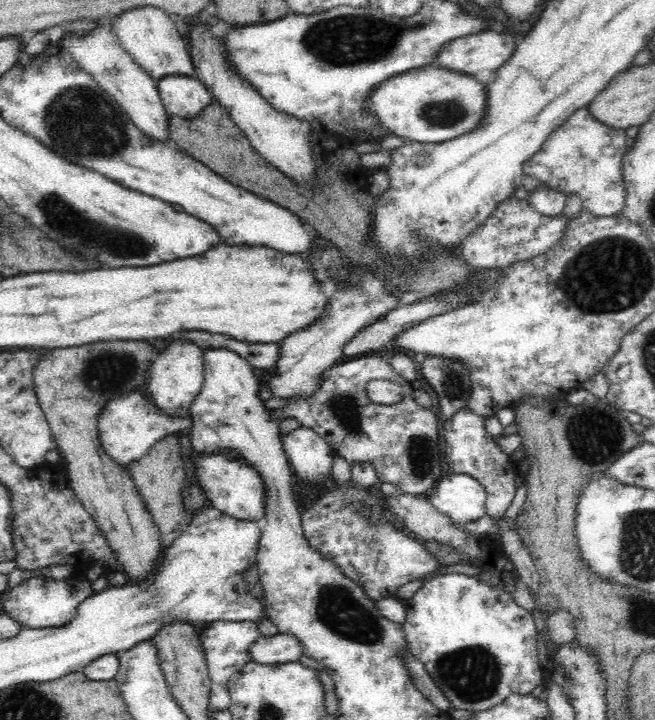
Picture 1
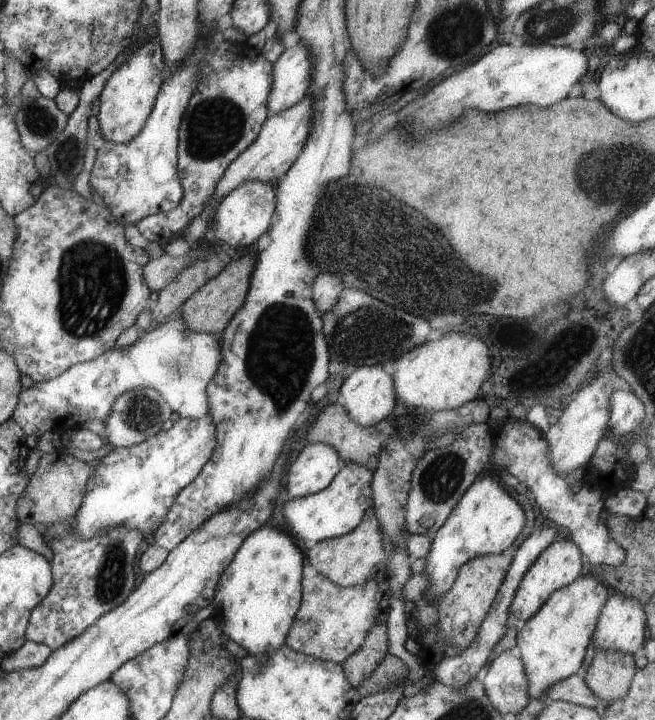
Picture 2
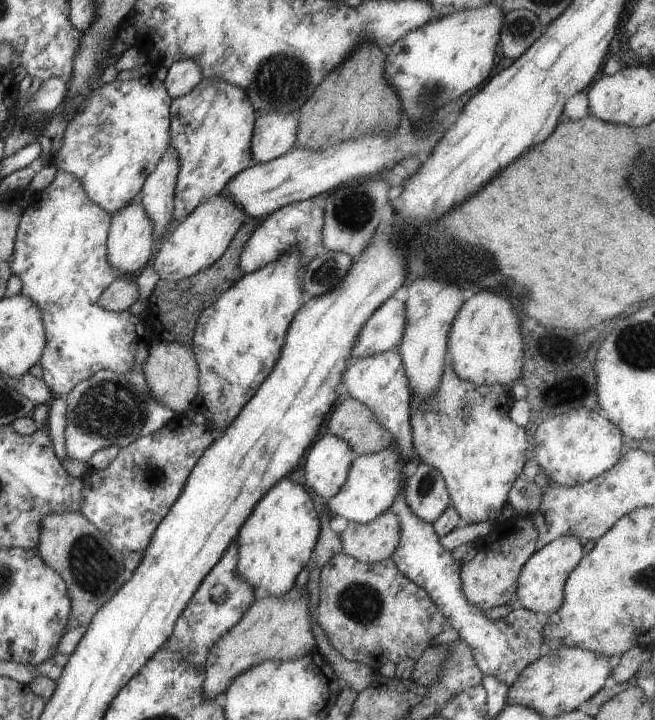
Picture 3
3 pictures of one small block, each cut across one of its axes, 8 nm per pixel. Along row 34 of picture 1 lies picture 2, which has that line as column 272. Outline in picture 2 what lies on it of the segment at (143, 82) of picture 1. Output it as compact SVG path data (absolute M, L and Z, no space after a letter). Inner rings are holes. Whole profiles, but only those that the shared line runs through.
M301 41L273 62L273 81L267 100L270 116L283 113L307 96L312 69L313 59Z

